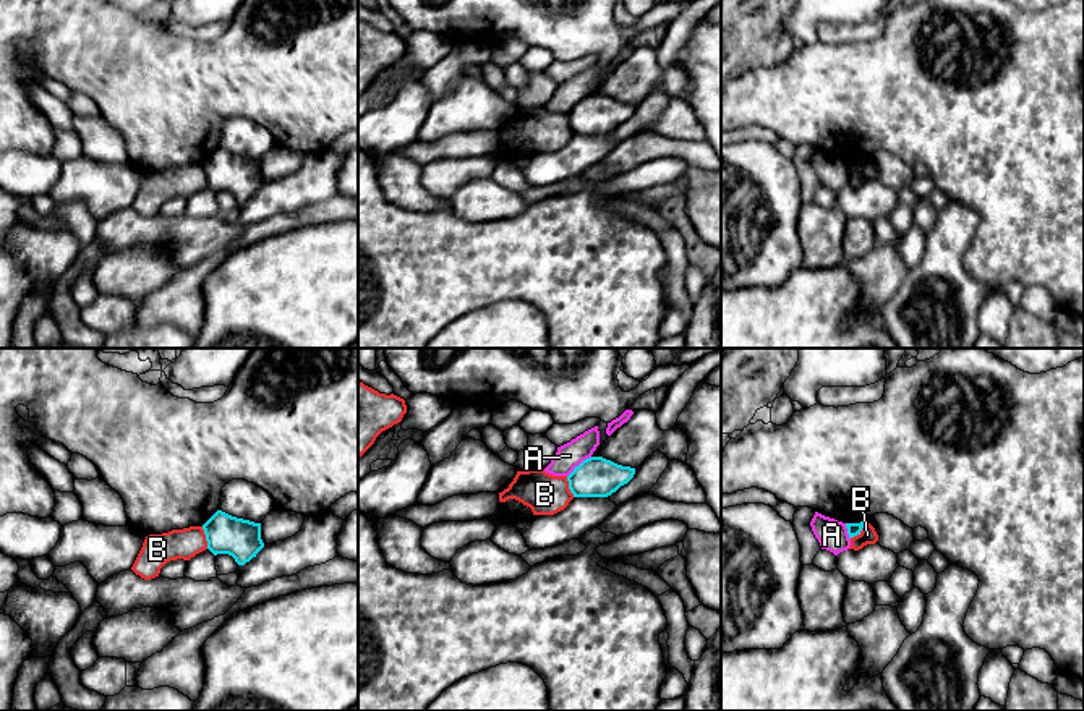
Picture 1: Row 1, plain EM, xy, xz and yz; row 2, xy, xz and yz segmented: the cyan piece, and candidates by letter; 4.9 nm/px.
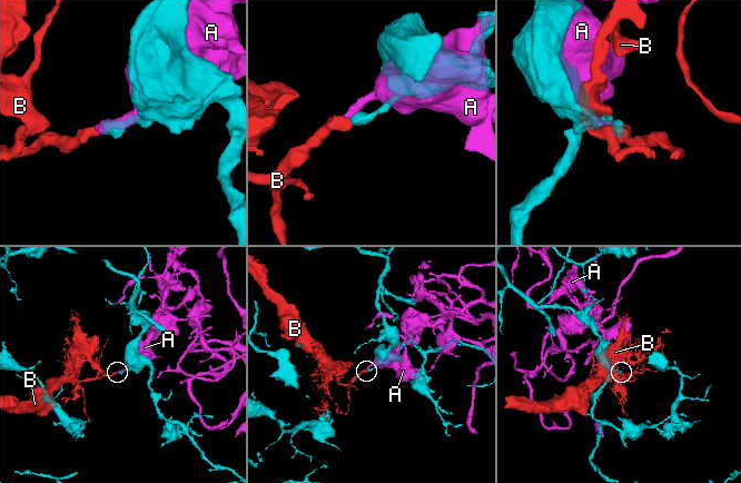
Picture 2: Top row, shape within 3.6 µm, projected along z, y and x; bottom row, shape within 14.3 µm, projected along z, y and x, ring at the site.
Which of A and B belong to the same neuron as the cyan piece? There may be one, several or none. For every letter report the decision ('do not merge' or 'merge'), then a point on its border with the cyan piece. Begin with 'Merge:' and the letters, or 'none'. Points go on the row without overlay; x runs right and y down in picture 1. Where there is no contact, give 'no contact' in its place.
Merge: none
A: do not merge; meets cyan in xz at (579, 102)
B: do not merge; meets cyan in xy at (206, 175)

